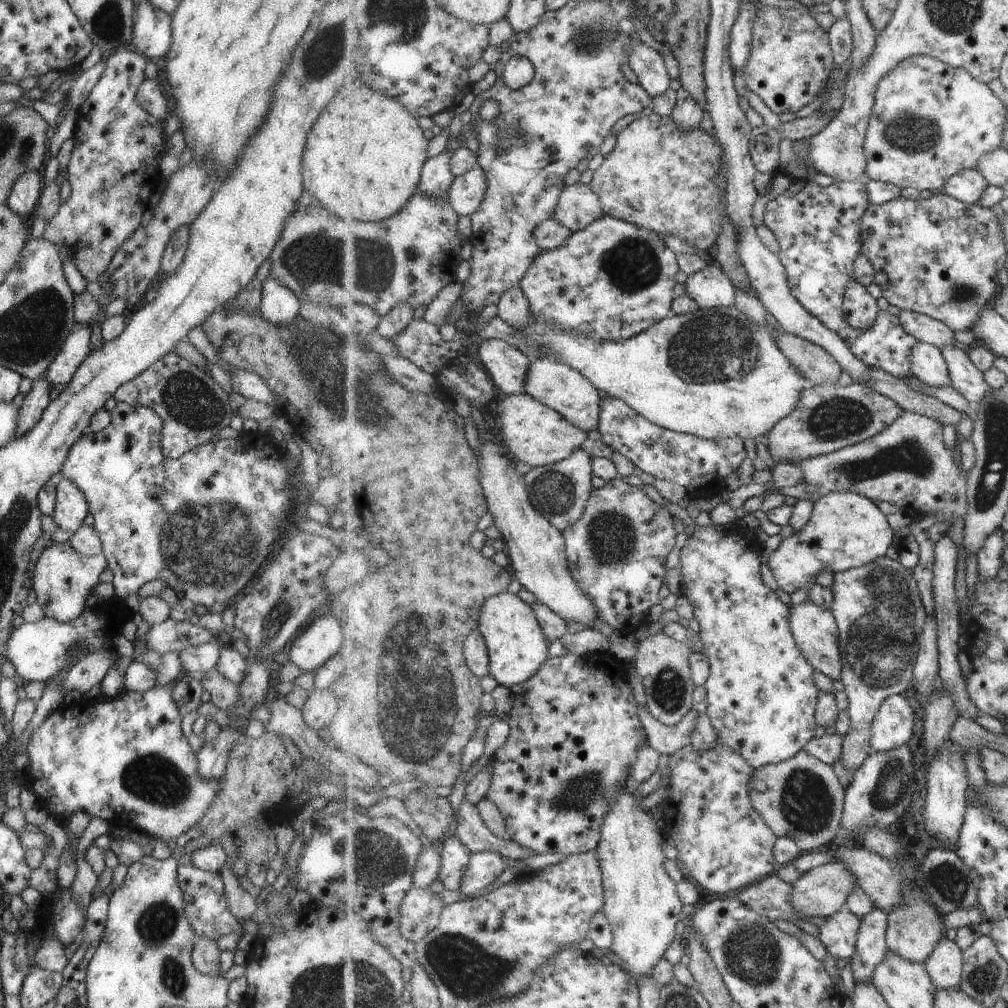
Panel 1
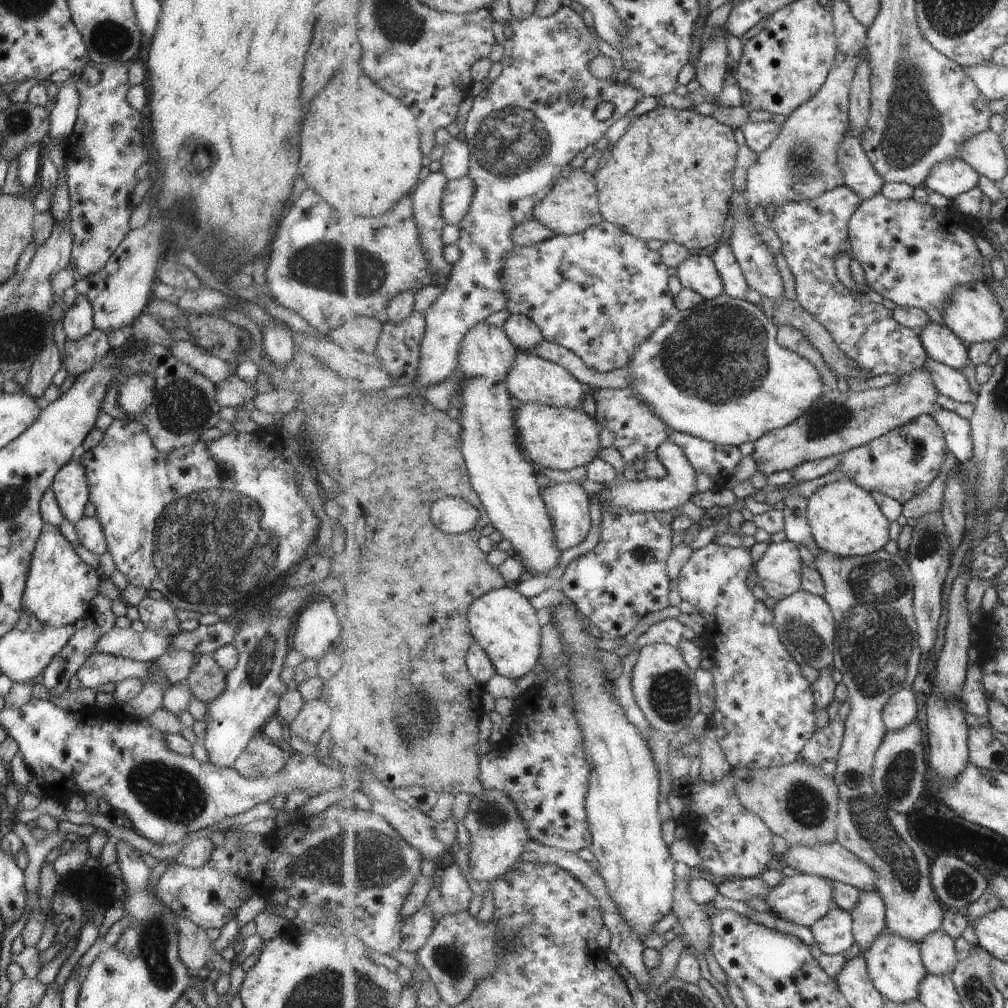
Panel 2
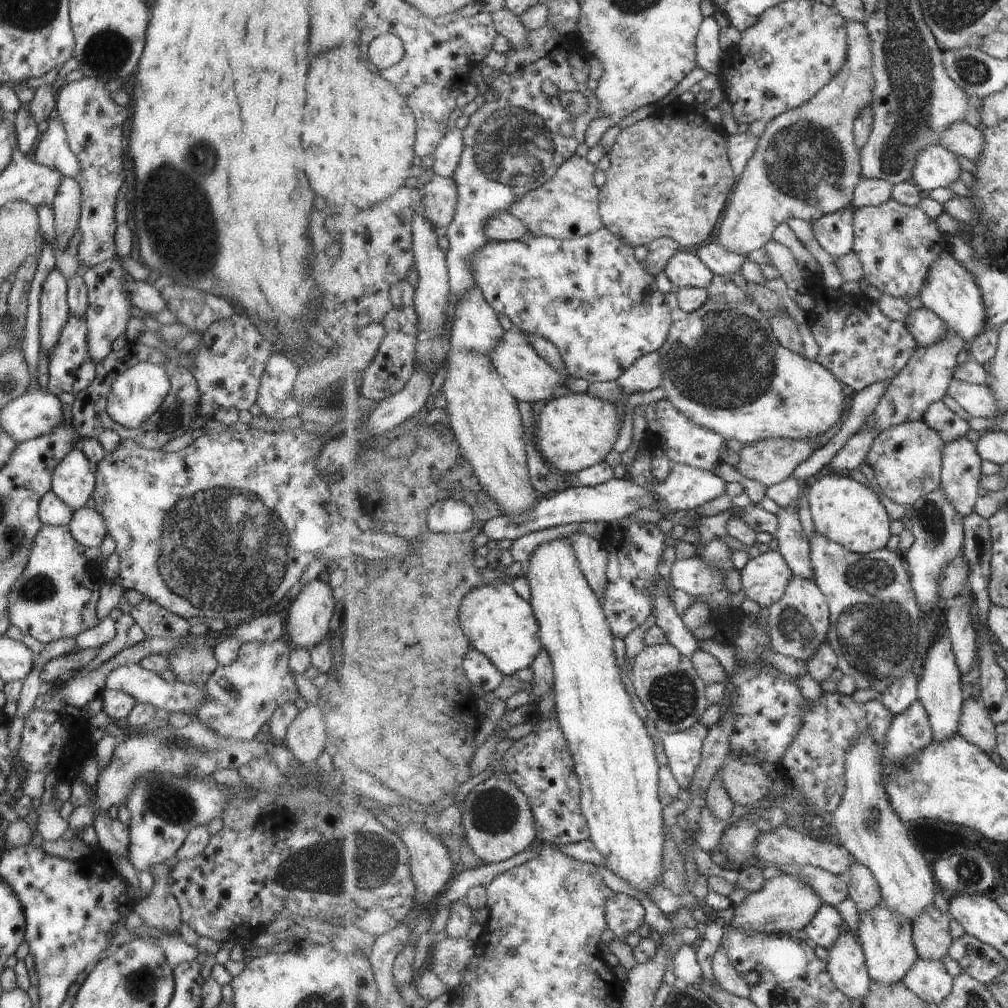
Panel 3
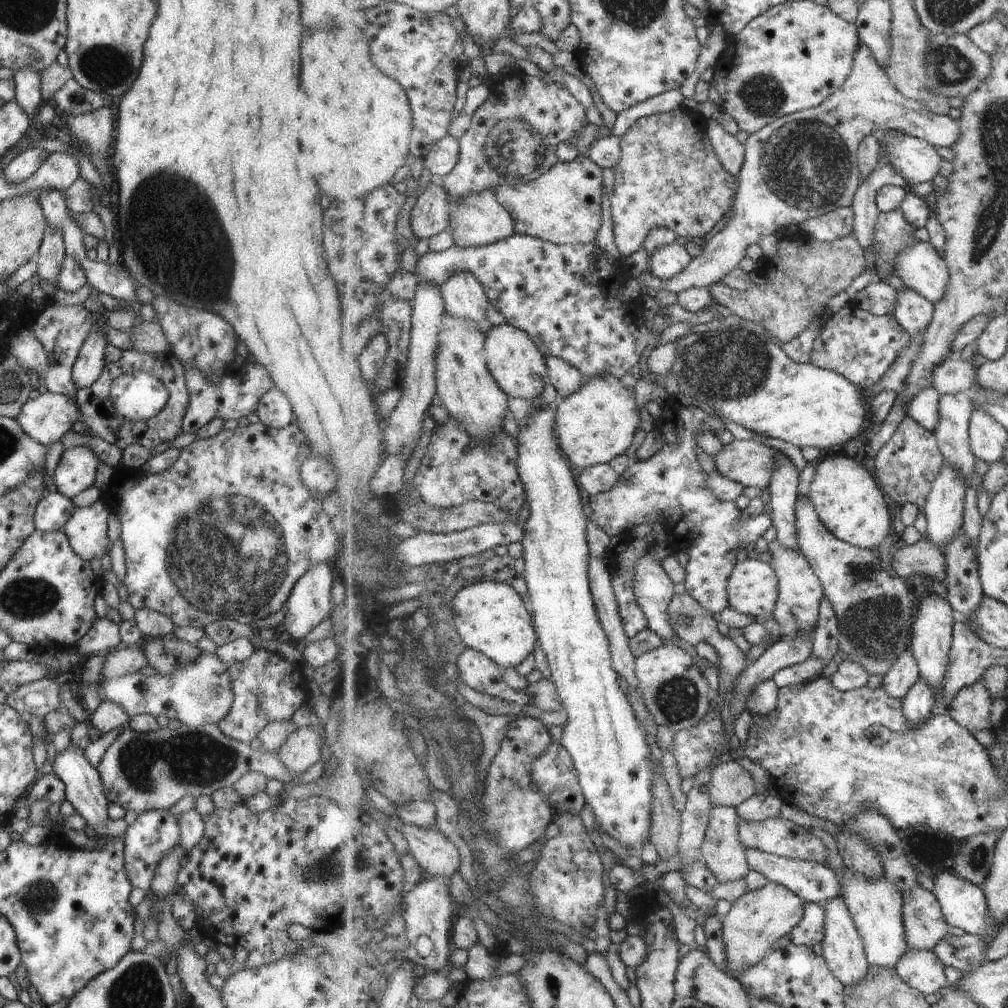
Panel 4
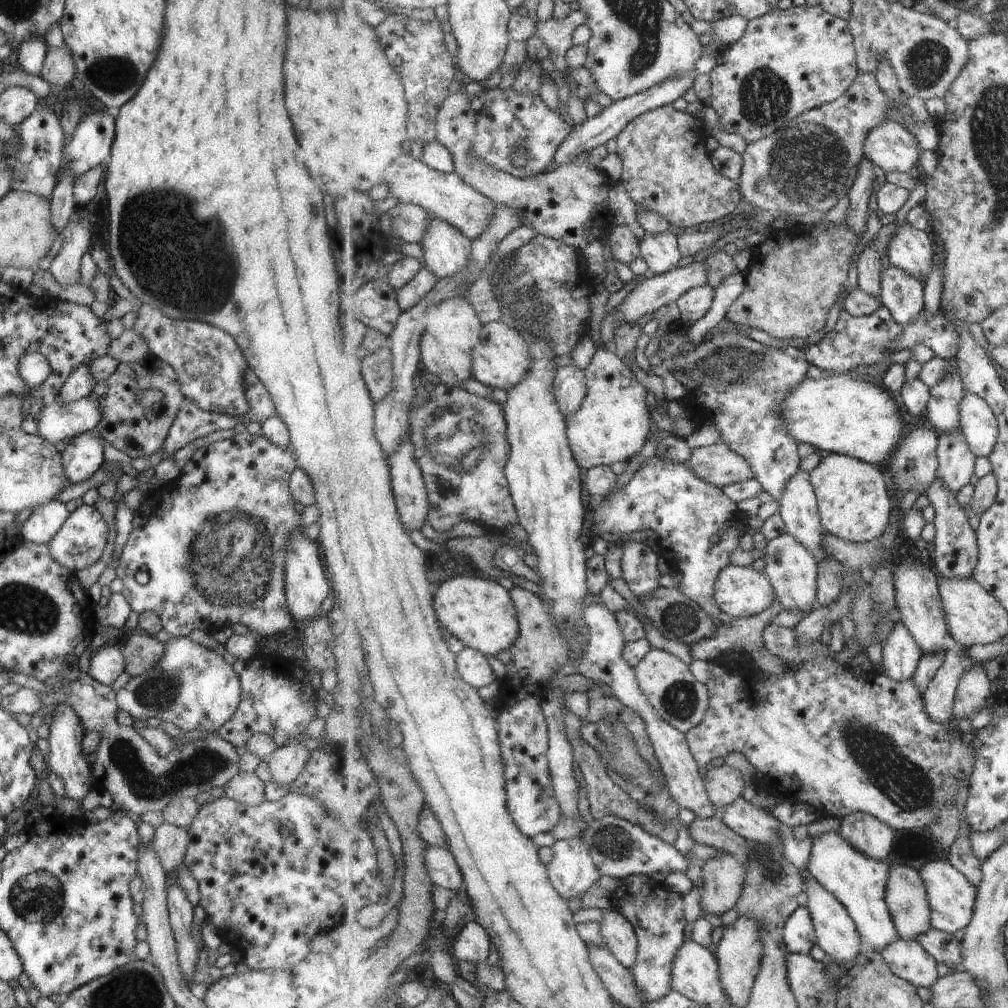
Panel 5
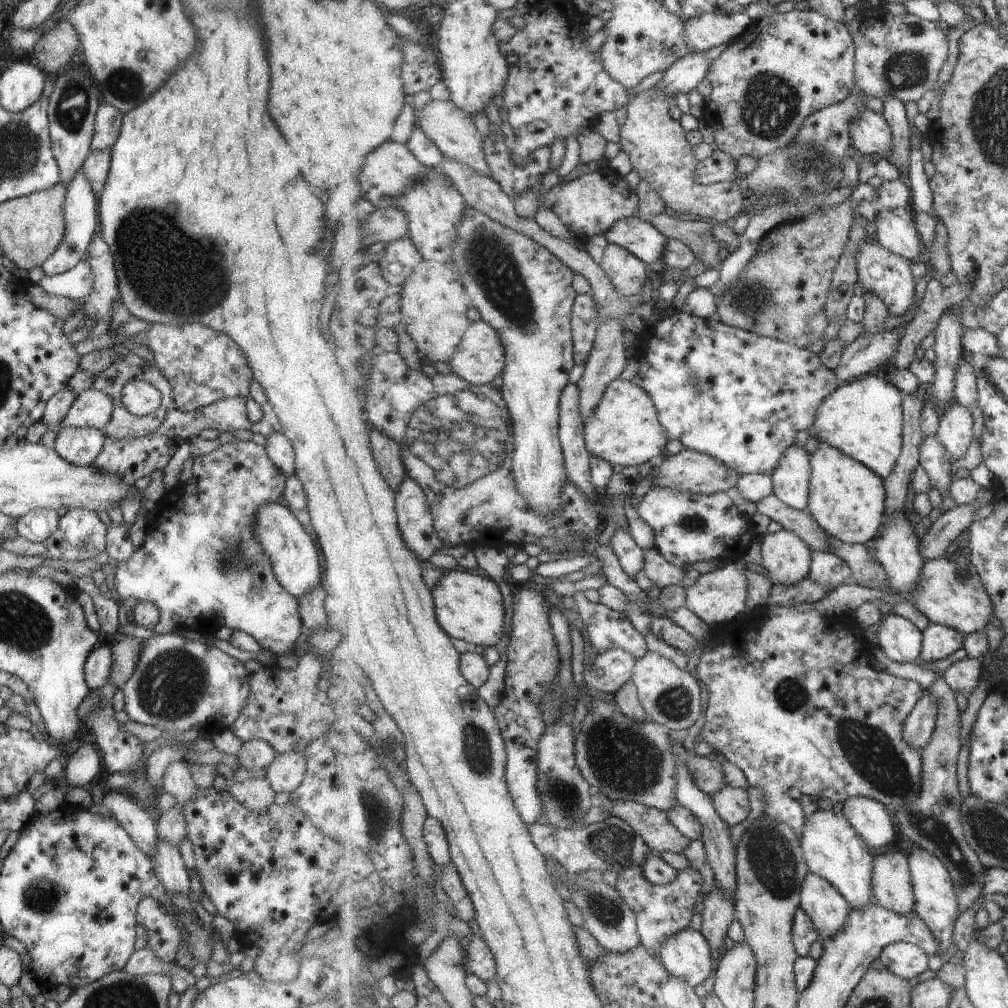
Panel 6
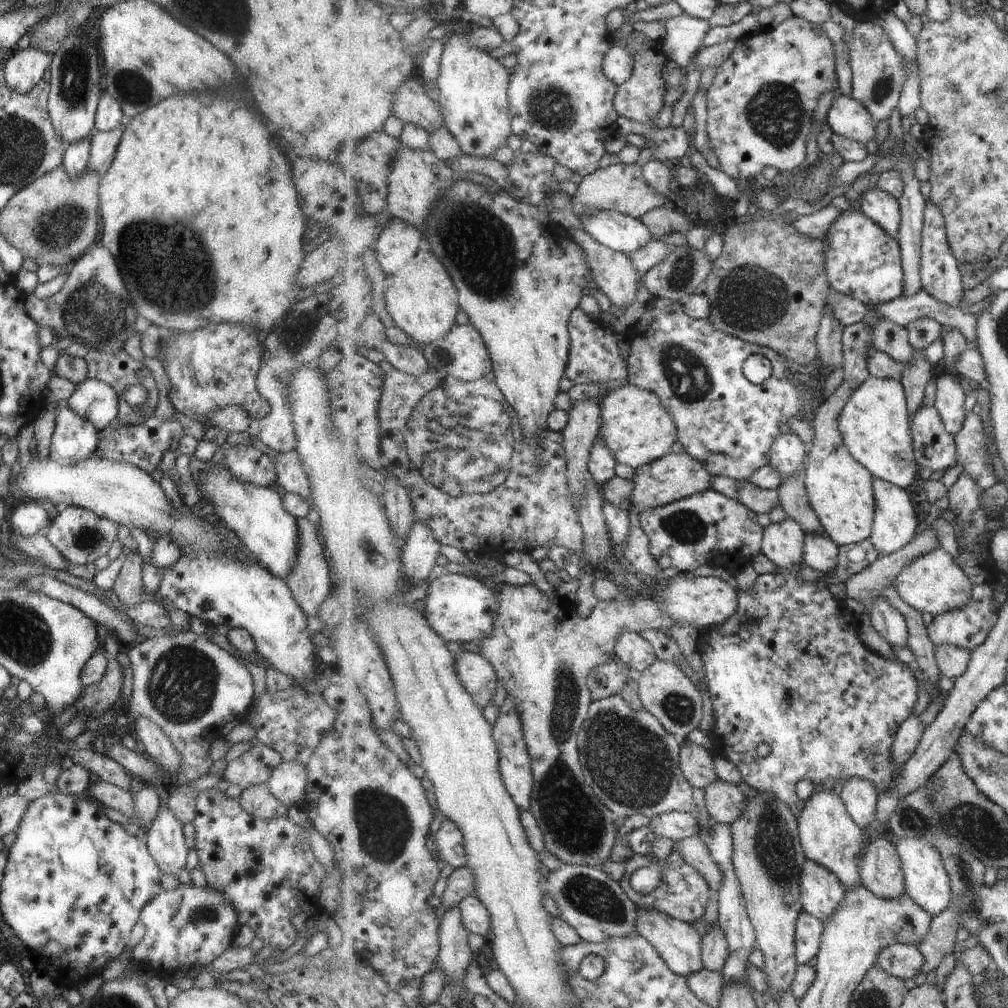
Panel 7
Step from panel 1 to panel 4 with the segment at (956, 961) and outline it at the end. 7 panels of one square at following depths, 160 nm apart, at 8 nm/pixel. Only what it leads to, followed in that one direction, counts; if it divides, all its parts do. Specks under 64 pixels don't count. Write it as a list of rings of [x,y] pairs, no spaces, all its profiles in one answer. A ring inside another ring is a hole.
[[[921,885],[902,896],[903,922],[910,949],[933,951],[952,928],[945,920],[940,903]]]

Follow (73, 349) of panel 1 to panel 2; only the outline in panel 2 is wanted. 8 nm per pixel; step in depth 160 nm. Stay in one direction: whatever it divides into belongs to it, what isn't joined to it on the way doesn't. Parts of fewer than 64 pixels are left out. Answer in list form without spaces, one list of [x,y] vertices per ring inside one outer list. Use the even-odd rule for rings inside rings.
[[[77,295],[72,306],[62,316],[58,327],[64,338],[72,341],[85,336],[94,326],[92,323],[92,308],[87,298]]]

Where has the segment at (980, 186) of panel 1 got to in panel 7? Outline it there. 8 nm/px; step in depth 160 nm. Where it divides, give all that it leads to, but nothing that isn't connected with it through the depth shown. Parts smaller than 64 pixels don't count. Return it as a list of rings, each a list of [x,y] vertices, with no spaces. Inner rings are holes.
[[[835,94],[825,120],[834,134],[848,140],[865,143],[877,134],[871,113],[849,95]]]

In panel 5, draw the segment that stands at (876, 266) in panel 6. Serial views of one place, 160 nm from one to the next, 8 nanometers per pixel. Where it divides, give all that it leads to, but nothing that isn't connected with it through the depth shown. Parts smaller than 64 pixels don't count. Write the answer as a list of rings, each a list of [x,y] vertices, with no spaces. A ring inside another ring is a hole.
[[[890,264],[883,269],[880,301],[891,311],[895,320],[905,326],[915,322],[924,311],[924,285],[915,275]]]

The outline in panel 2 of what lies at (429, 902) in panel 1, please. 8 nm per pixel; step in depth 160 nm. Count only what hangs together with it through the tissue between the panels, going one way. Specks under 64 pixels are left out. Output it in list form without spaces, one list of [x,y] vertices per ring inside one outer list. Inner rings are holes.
[[[423,906],[411,918],[404,921],[401,949],[416,956],[419,954],[420,950],[429,942],[436,927],[433,912],[430,906]]]

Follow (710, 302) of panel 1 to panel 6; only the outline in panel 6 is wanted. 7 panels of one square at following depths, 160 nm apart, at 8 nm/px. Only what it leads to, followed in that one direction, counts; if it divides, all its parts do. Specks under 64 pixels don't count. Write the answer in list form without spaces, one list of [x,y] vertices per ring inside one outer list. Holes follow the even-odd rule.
[[[637,217],[619,220],[604,236],[608,244],[629,250],[652,269],[664,269],[663,256],[669,238],[650,222]]]

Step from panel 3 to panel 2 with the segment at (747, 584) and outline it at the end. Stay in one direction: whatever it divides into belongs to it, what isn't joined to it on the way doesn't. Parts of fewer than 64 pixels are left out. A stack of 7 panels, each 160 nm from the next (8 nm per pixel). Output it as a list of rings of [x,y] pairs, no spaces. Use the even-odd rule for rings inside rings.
[[[785,540],[780,543],[769,544],[767,551],[762,558],[754,563],[754,571],[757,574],[759,586],[767,593],[767,596],[775,600],[783,600],[792,594],[795,594],[801,588],[801,568],[799,559],[799,548],[794,540]]]

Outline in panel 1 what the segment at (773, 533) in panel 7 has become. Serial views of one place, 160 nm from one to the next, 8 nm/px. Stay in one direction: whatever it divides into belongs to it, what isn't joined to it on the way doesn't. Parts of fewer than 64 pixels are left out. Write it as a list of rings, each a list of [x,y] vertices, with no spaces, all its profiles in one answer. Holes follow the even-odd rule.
[[[810,598],[790,608],[790,627],[798,643],[799,650],[805,658],[814,666],[816,671],[821,671],[833,680],[842,677],[842,650],[839,642],[839,629],[835,615],[825,607],[819,606]]]

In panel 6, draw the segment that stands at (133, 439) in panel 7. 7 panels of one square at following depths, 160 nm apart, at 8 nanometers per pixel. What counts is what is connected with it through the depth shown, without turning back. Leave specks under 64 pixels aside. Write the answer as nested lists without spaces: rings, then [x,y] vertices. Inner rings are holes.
[[[263,394],[261,400],[257,400],[257,402],[261,402],[261,408],[263,408],[263,416],[259,418],[259,421],[248,420],[245,402],[246,400],[243,400],[243,398],[223,398],[189,413],[171,408],[165,412],[165,418],[157,426],[157,430],[147,434],[147,436],[143,436],[143,438],[113,440],[113,438],[104,436],[103,448],[97,454],[97,458],[93,460],[92,466],[95,470],[117,474],[125,486],[131,487],[138,478],[149,476],[153,471],[159,470],[159,468],[163,469],[179,445],[188,441],[191,435],[198,436],[199,432],[204,429],[213,429],[219,434],[225,431],[232,432],[237,429],[243,429],[260,434],[263,437],[275,434],[275,432],[282,434],[279,420],[275,417],[273,408],[267,402],[265,394]]]

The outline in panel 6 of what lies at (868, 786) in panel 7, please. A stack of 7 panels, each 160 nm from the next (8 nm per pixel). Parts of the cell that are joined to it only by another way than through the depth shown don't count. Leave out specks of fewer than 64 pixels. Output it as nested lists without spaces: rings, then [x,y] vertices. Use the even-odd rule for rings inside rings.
[[[865,796],[851,798],[843,805],[842,812],[874,852],[882,852],[895,838],[895,819],[887,814],[887,808]]]

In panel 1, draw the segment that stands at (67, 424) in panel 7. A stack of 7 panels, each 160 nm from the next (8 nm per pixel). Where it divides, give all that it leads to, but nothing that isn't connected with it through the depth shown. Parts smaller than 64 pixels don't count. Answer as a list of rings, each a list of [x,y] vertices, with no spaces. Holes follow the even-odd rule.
[[[62,477],[55,485],[54,507],[52,512],[52,520],[55,528],[58,526],[61,530],[74,533],[83,522],[83,518],[88,513],[88,504],[85,500],[85,495],[77,488],[77,485]]]

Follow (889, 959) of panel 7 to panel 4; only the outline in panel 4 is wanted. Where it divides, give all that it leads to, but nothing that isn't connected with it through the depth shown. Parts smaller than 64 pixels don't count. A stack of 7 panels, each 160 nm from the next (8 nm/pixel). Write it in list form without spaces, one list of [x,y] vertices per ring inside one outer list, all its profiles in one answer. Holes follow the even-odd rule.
[[[910,949],[896,966],[899,976],[923,995],[939,993],[949,986],[945,964],[934,951]]]

